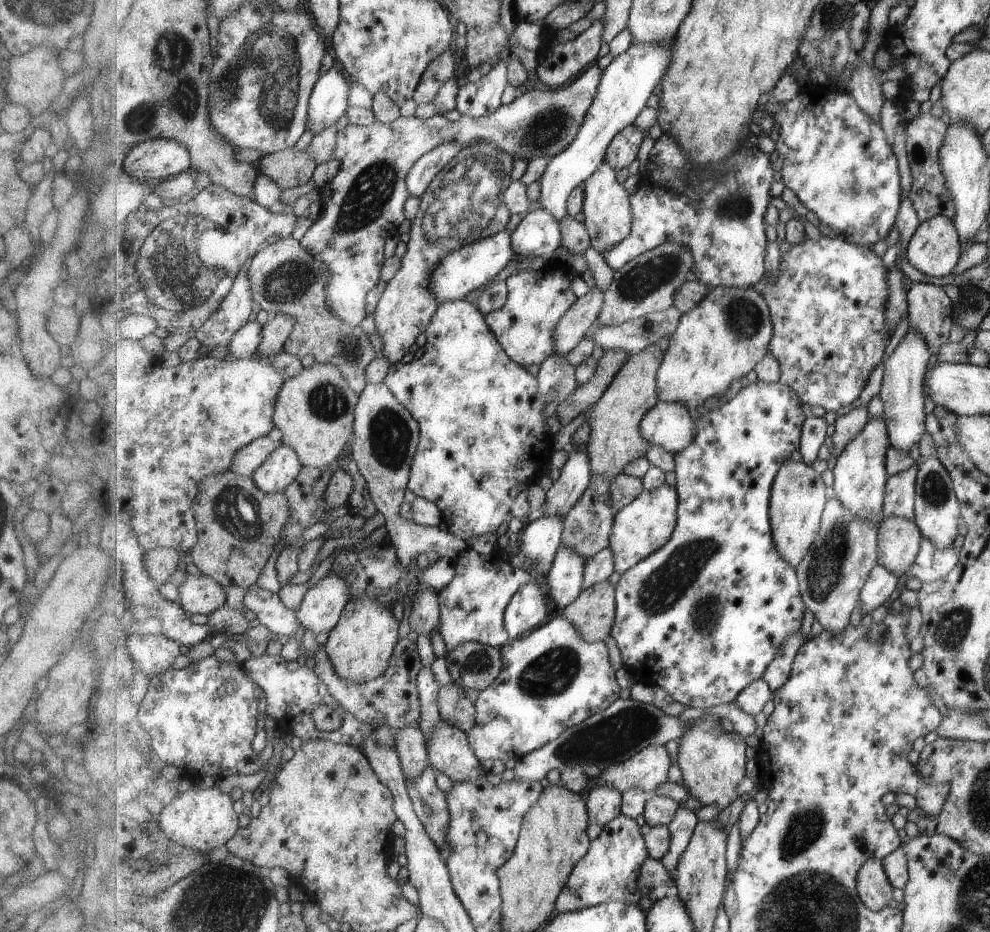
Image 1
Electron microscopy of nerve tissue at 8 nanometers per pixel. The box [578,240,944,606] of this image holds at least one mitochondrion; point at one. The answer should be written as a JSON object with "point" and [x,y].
{"point":[824,570]}

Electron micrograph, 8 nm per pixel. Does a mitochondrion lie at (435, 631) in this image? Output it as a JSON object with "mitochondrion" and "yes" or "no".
{"mitochondrion":"no"}

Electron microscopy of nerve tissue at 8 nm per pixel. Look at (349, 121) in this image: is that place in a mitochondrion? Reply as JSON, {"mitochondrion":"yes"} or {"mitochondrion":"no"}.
{"mitochondrion":"no"}

